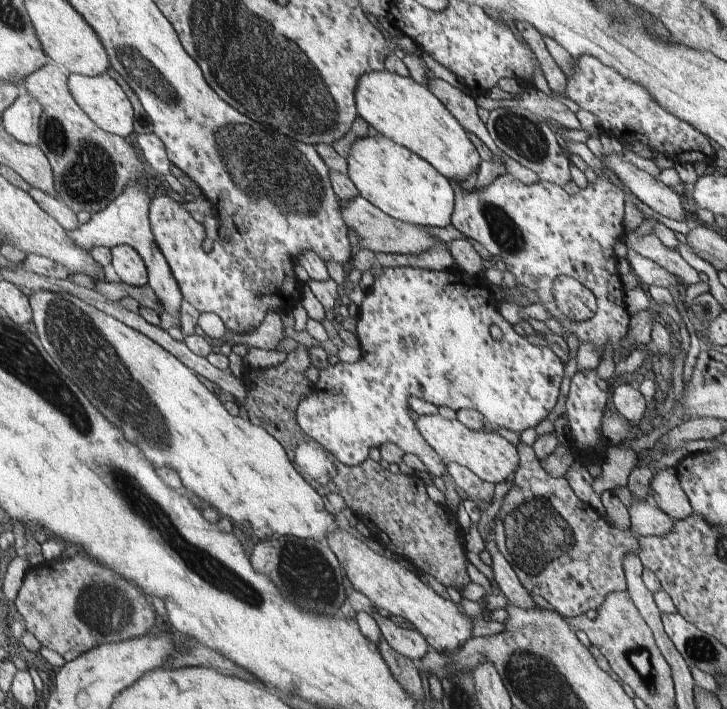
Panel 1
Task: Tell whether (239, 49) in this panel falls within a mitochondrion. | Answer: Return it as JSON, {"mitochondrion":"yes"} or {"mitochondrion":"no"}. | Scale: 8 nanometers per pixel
{"mitochondrion":"yes"}

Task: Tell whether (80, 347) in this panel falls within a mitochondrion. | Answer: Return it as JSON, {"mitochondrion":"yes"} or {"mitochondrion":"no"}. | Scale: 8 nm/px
{"mitochondrion":"yes"}

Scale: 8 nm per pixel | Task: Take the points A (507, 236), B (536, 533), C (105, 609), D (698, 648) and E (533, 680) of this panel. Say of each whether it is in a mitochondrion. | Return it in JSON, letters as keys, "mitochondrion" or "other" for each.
{"A":"mitochondrion","B":"mitochondrion","C":"mitochondrion","D":"mitochondrion","E":"mitochondrion"}

